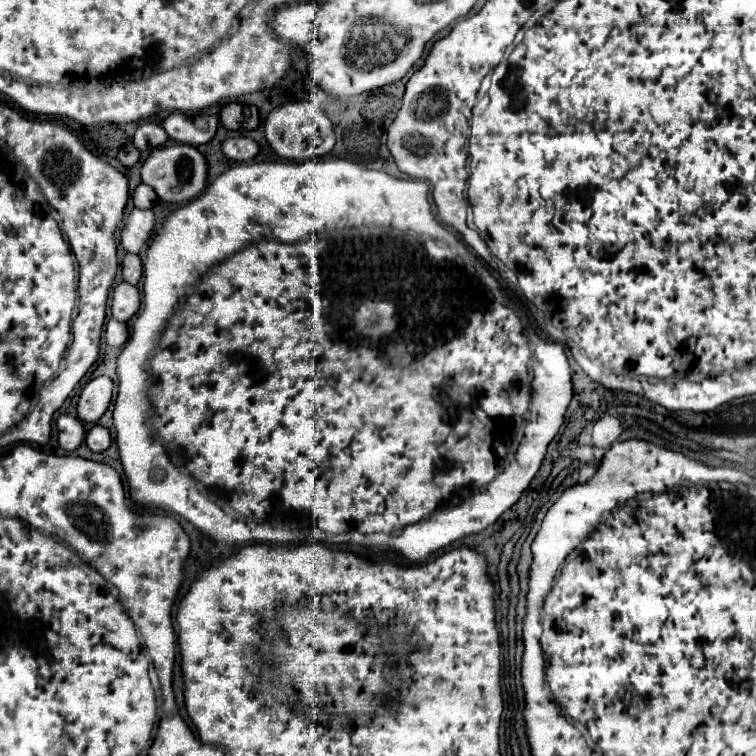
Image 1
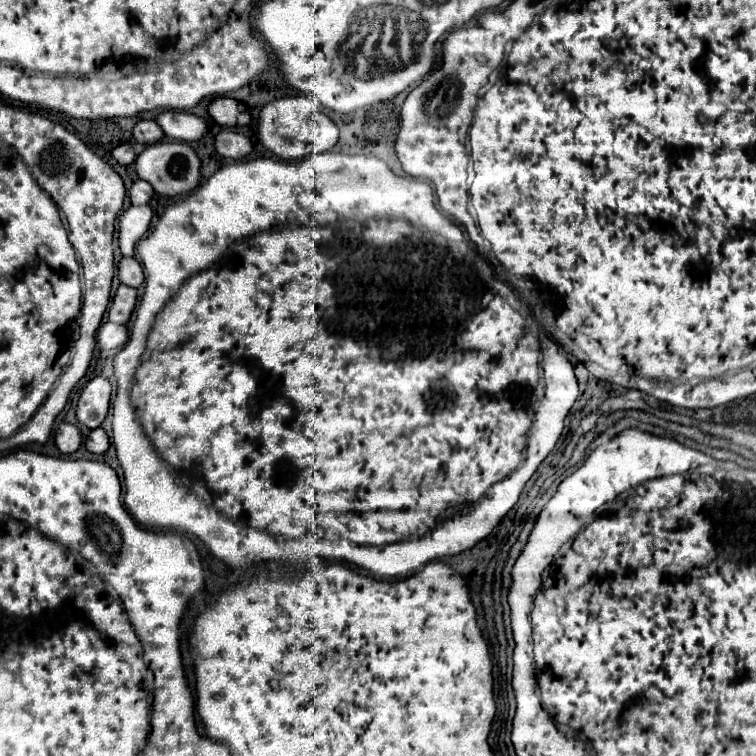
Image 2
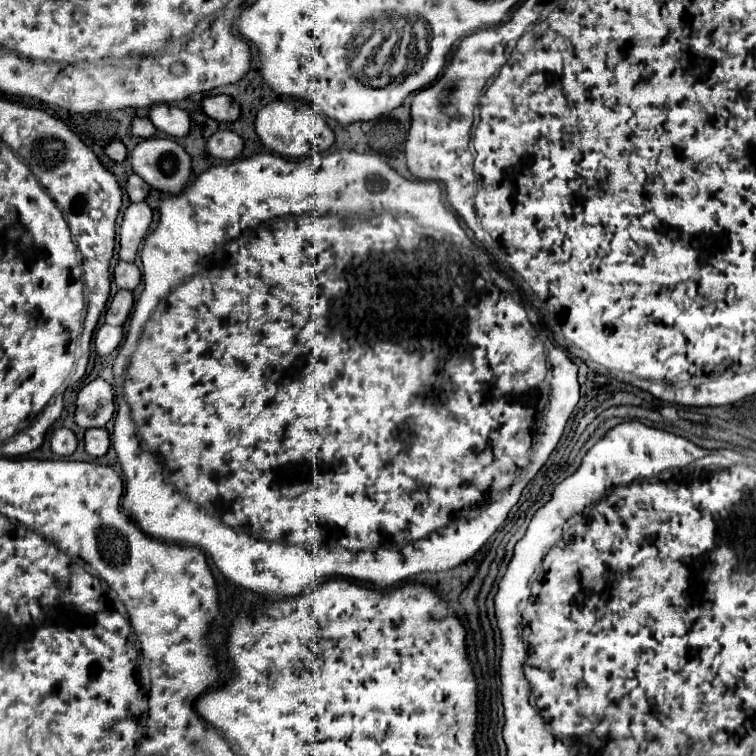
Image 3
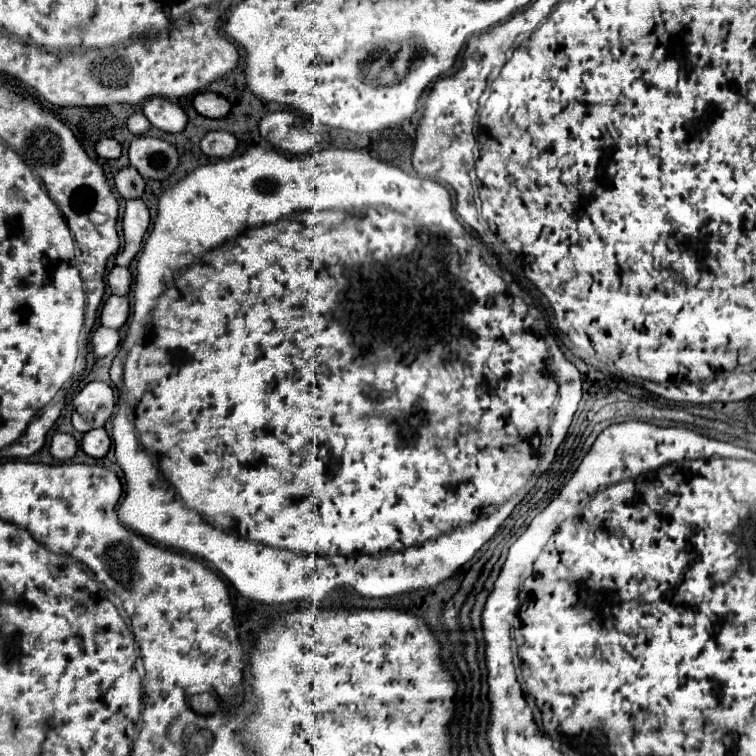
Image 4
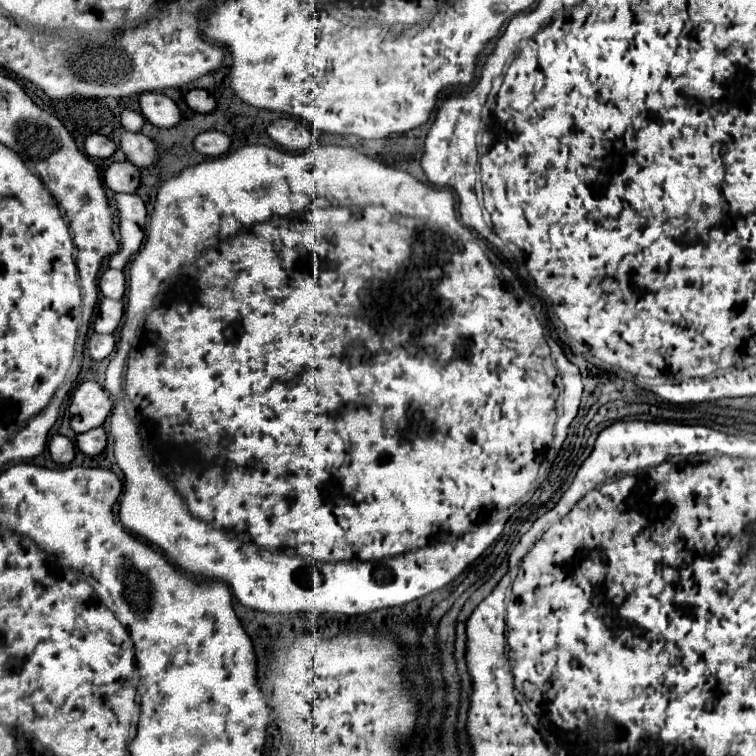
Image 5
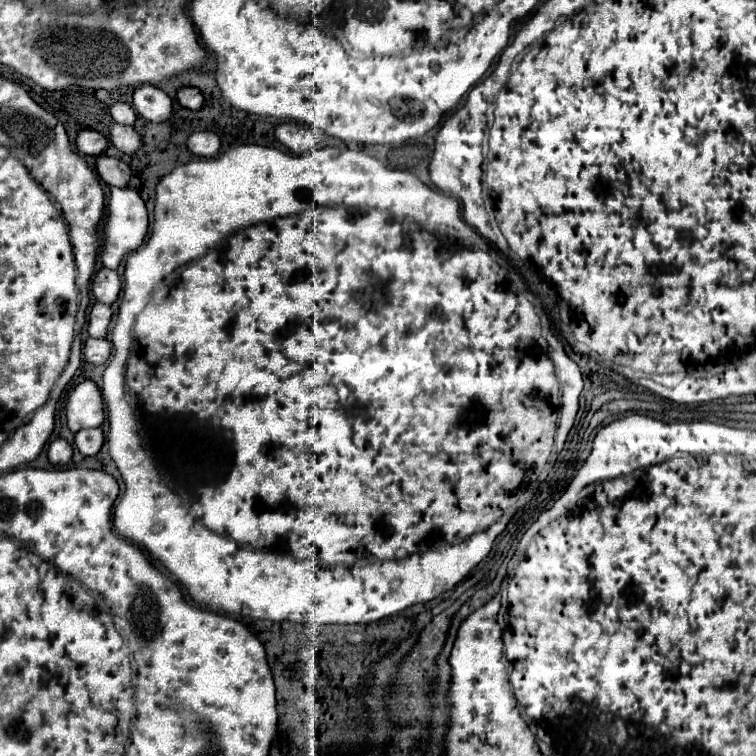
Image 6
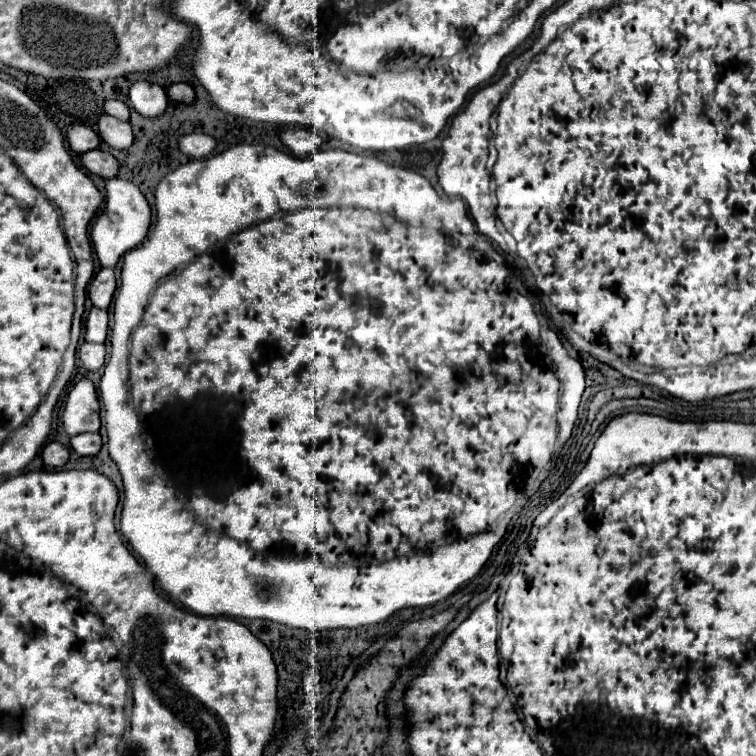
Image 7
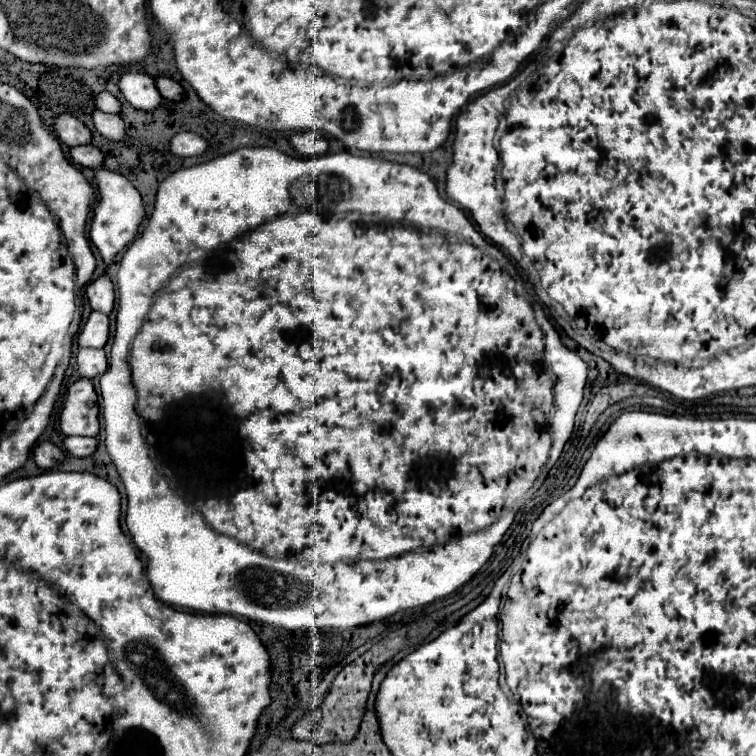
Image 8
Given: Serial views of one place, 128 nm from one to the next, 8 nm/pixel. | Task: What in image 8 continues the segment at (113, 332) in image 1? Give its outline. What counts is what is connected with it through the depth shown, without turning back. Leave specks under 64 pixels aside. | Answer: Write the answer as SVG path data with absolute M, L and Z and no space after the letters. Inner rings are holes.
M80 348L78 356L76 356L76 366L78 366L78 372L82 378L92 380L106 370L106 366L108 366L106 354L104 354L104 350L96 350L96 348L94 350Z

